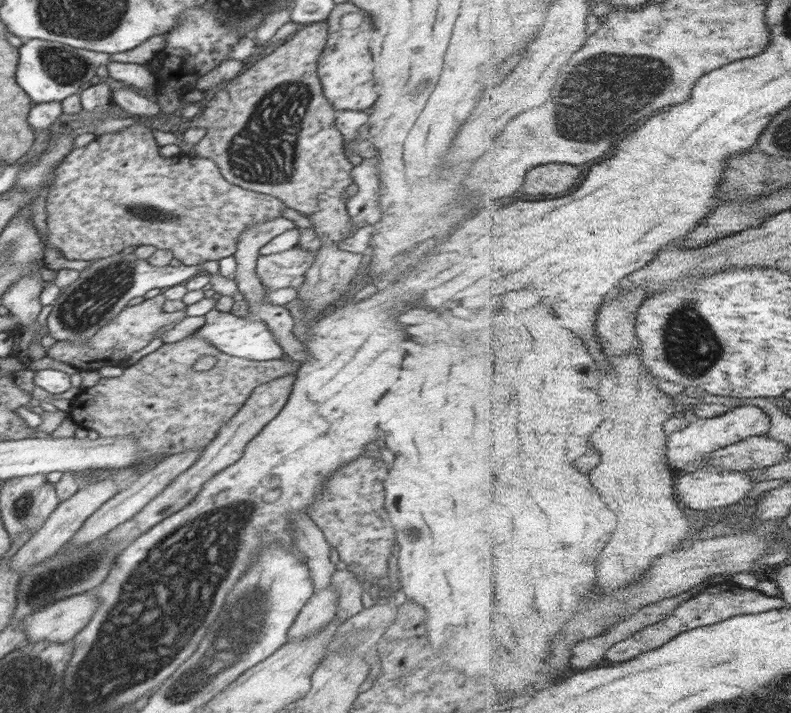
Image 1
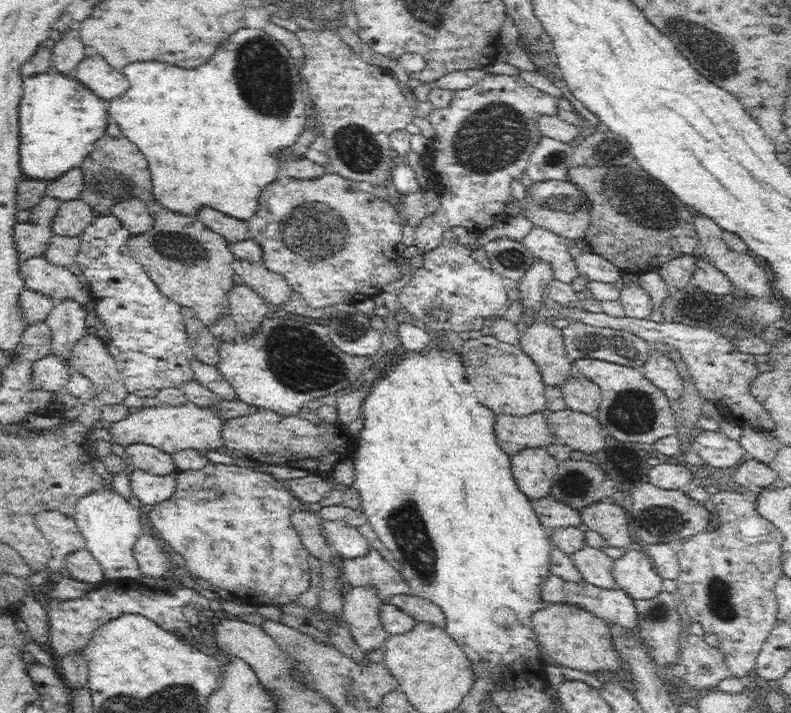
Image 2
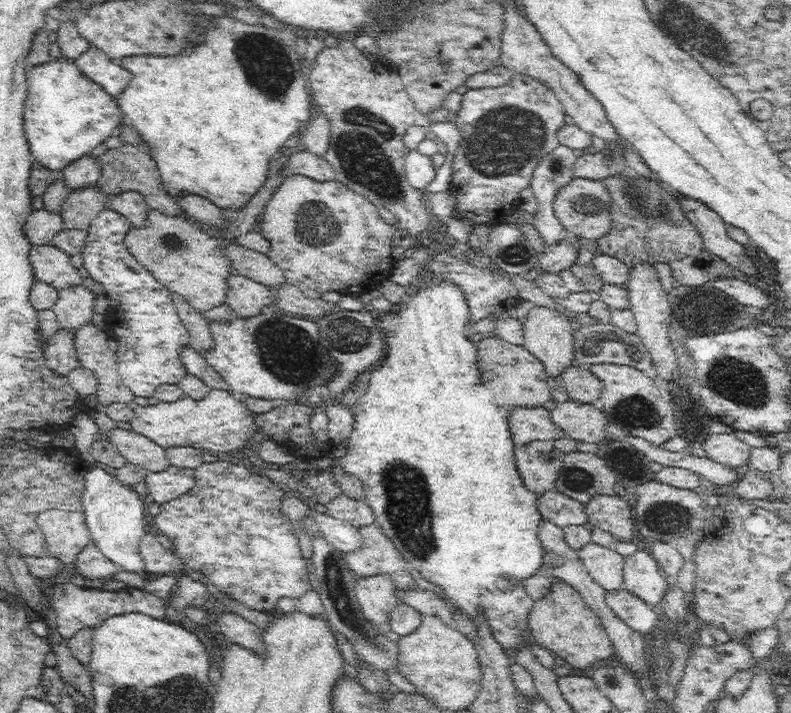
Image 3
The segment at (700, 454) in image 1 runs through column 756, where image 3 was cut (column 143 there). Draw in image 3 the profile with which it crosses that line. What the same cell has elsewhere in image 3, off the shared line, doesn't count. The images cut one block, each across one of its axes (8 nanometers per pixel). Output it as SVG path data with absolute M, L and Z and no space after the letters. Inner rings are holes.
M211 389L208 396L199 401L185 395L173 403L163 401L156 405L140 406L131 402L129 405L135 412L129 422L131 429L166 450L191 446L204 451L236 453L254 434L252 420L256 414L246 409L236 395L223 390Z

